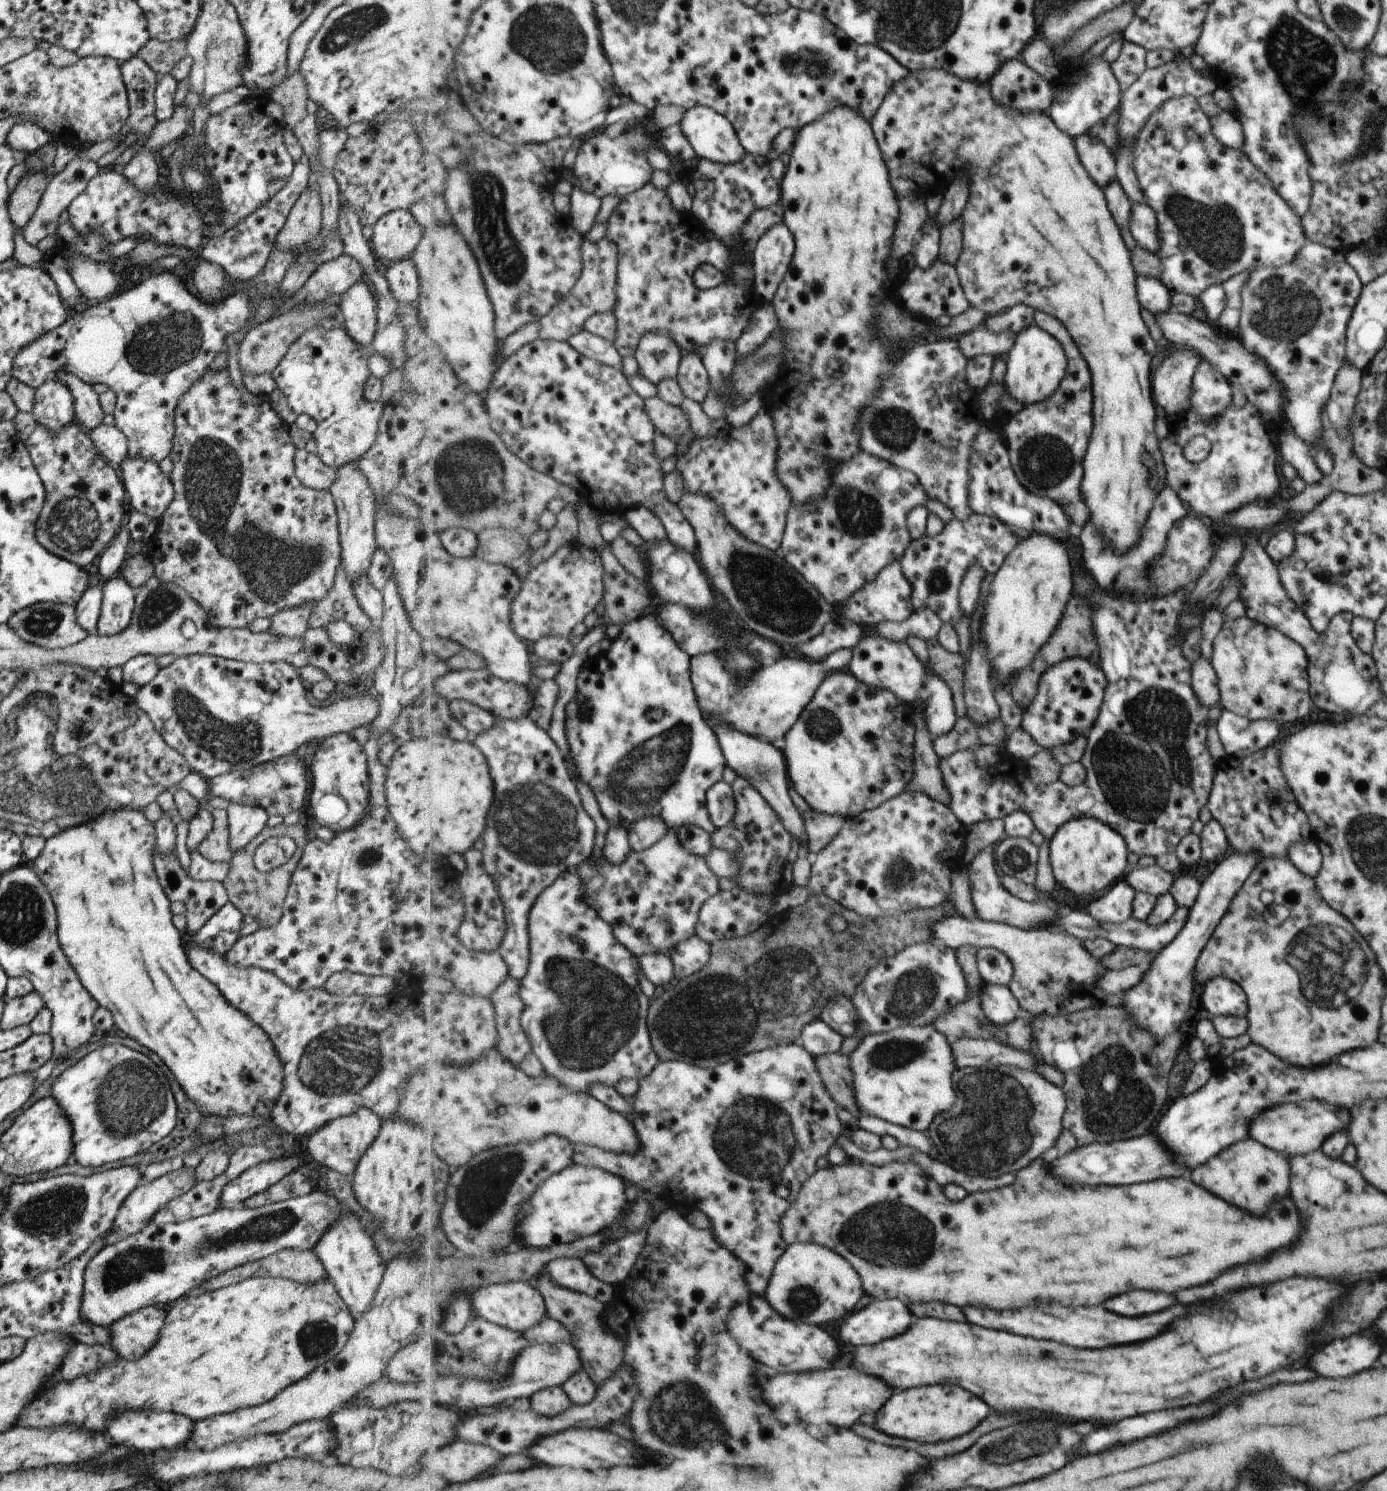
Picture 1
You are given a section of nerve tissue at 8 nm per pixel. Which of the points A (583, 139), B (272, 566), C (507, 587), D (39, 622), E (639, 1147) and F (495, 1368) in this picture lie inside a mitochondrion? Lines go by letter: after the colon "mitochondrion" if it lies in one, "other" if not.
A: other
B: mitochondrion
C: other
D: mitochondrion
E: other
F: mitochondrion

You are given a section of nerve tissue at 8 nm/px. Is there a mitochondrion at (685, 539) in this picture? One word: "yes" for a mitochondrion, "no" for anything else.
no

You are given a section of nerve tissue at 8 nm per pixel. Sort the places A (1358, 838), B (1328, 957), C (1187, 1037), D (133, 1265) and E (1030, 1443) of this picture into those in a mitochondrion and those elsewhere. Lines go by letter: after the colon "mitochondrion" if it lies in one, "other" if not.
A: mitochondrion
B: mitochondrion
C: other
D: mitochondrion
E: mitochondrion

